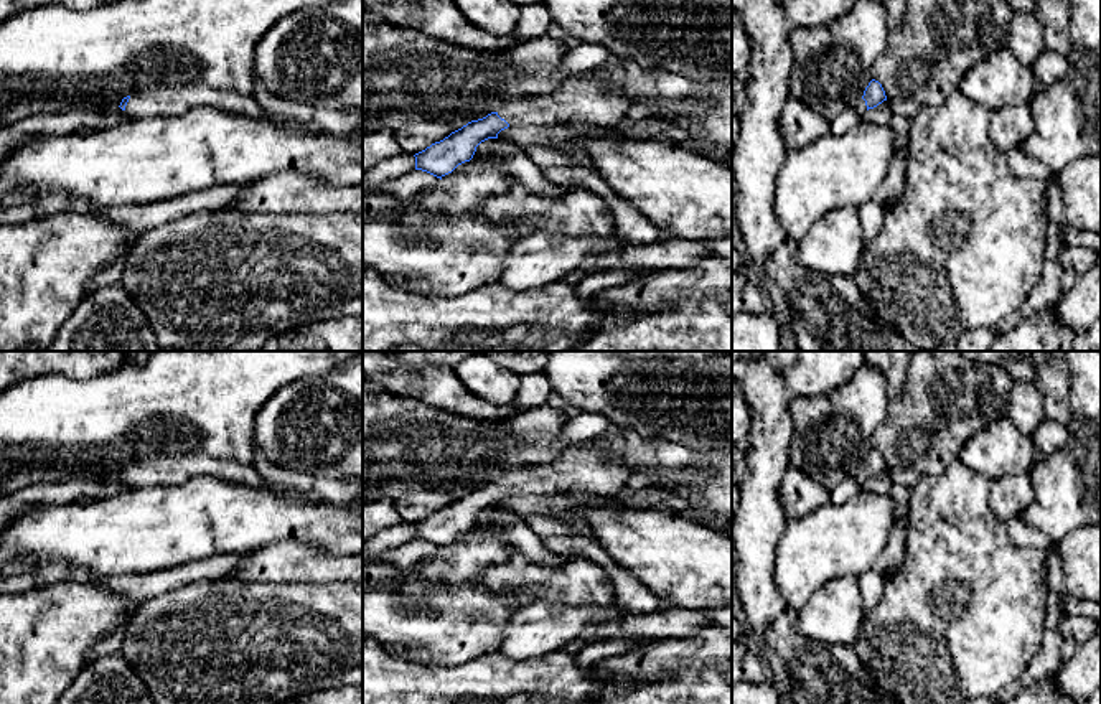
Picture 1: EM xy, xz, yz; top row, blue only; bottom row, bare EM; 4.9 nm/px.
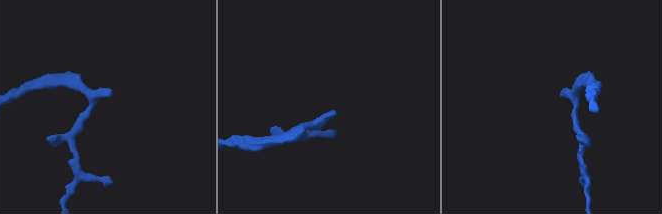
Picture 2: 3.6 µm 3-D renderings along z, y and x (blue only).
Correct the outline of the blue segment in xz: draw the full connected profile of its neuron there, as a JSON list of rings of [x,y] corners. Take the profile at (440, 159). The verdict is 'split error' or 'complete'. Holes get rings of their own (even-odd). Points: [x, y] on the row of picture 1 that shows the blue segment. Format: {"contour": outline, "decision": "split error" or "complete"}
{"contour": [[[615,56],[582,79],[569,79],[554,92],[509,101],[483,119],[471,120],[440,142],[415,153],[415,170],[437,178],[452,173],[458,165],[470,162],[476,147],[498,138],[509,125],[542,127],[565,122],[587,122],[616,129],[633,102],[621,91],[623,71]]], "decision": "split error"}

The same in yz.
{"contour": [[[872,79],[865,87],[864,96],[854,104],[854,109],[862,117],[869,109],[877,107],[883,101],[887,101],[887,96],[882,84]]], "decision": "split error"}

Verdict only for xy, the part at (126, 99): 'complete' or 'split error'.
split error

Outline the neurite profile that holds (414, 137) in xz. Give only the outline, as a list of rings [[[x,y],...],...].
[[[440,120],[405,124],[394,130],[402,152],[415,155],[452,134],[452,127]]]

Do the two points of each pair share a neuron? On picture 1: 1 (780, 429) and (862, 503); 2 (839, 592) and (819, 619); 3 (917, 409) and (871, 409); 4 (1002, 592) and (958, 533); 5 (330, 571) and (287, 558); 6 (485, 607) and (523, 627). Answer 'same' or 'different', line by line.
1: different
2: same
3: different
4: same
5: same
6: different

